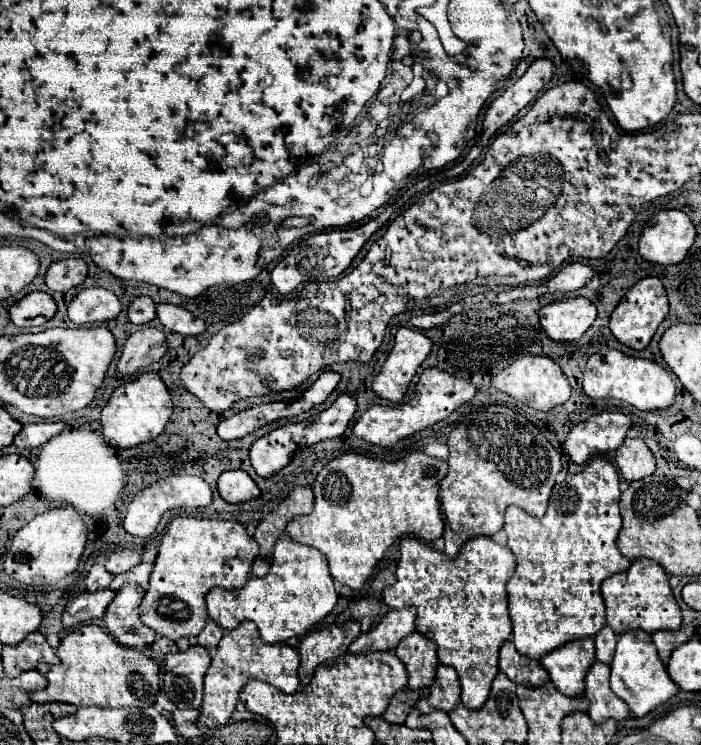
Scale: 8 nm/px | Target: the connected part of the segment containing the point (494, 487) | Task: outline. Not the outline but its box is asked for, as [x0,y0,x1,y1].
[441,406,561,558]

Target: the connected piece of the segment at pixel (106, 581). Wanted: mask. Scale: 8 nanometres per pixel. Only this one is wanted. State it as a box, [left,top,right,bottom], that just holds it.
[85,564,113,592]

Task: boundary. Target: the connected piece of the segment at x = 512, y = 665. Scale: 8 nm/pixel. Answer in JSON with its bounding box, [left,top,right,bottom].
[499,642,549,688]

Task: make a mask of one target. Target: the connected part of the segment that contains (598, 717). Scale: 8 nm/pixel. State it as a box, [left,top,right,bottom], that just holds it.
[585,662,629,724]

